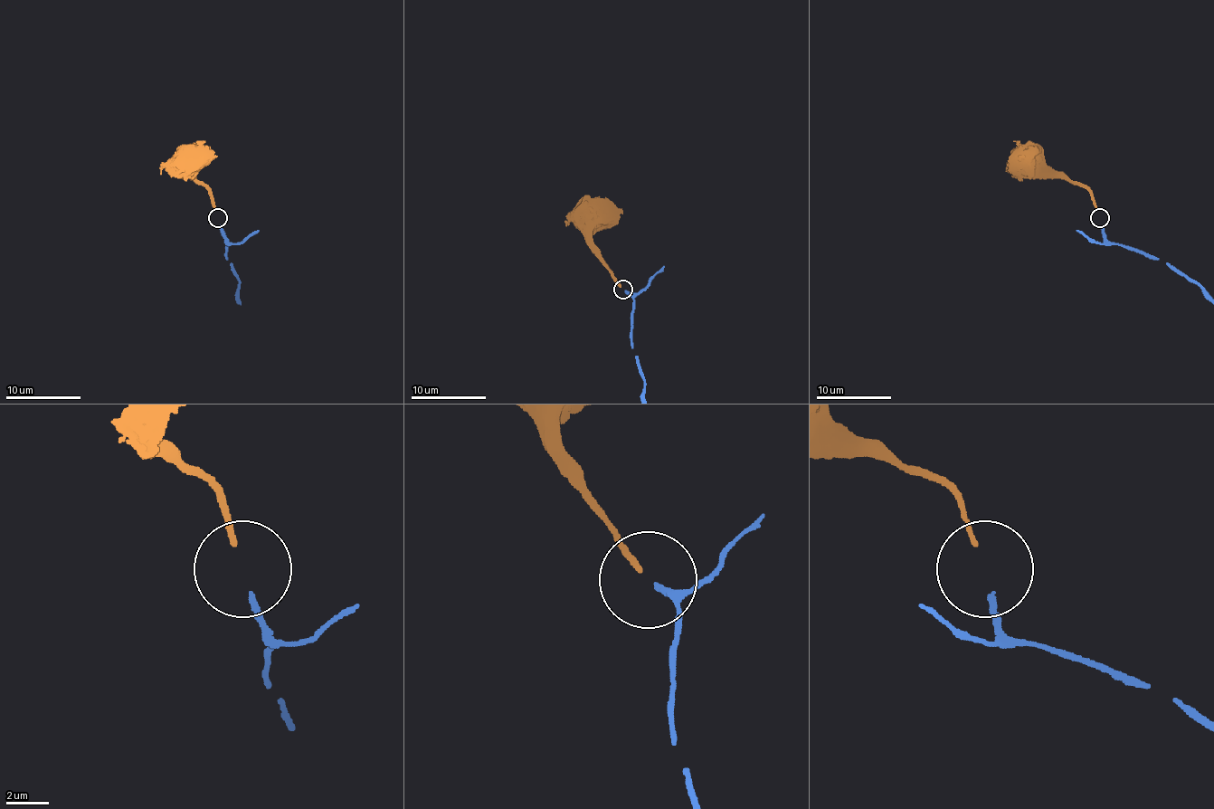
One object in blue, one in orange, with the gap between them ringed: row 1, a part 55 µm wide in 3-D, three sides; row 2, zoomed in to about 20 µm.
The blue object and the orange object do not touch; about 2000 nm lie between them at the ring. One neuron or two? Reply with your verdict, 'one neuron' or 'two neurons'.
one neuron

